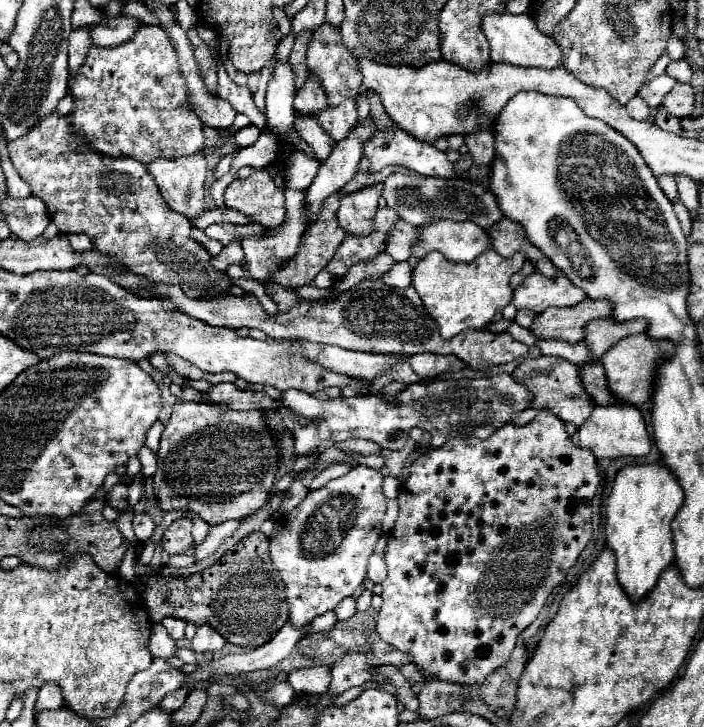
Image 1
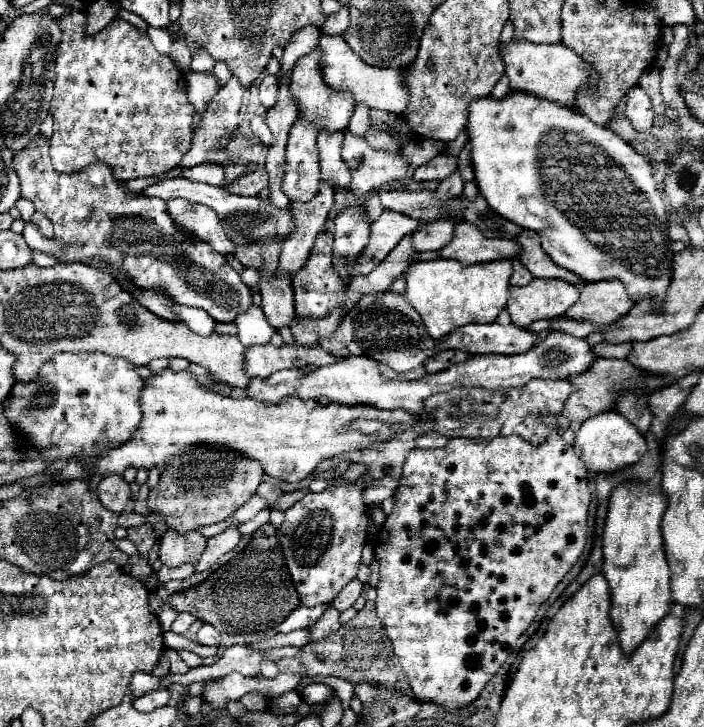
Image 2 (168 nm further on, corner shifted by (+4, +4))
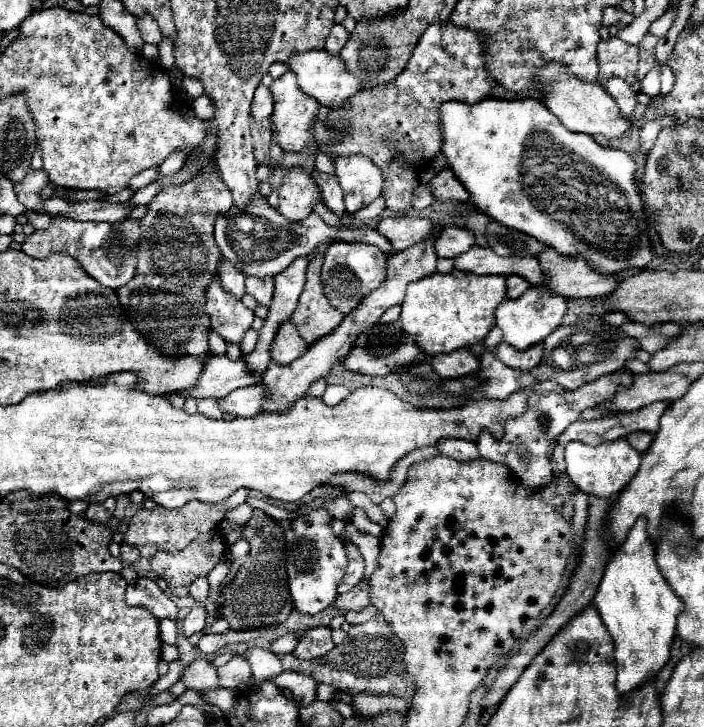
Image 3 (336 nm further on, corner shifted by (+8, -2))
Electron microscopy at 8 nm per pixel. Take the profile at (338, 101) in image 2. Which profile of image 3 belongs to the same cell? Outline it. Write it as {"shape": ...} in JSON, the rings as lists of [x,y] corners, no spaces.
{"shape":[[[287,71],[285,75],[281,75],[279,79],[275,79],[271,83],[271,93],[273,93],[273,99],[275,99],[271,125],[273,125],[273,131],[275,131],[277,145],[287,153],[305,151],[313,141],[313,121],[317,119],[319,103],[299,89],[297,77],[293,77],[291,71]]]}

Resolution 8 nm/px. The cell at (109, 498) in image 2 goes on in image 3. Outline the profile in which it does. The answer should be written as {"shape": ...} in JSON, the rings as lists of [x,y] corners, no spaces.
{"shape":[[[91,503],[85,511],[85,519],[93,521],[93,523],[107,523],[109,521],[109,513],[105,511],[105,507],[101,503]]]}

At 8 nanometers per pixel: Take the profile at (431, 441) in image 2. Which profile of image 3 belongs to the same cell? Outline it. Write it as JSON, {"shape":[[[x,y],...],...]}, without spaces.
{"shape":[[[443,439],[437,449],[445,455],[445,457],[451,457],[455,461],[475,461],[475,459],[481,459],[479,451],[477,451],[477,445],[471,443],[471,441],[461,441],[461,439]]]}

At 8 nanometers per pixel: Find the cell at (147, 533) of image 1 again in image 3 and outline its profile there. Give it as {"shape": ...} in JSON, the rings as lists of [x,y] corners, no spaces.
{"shape":[[[121,543],[121,561],[127,563],[127,565],[133,565],[135,561],[139,561],[139,549],[133,547],[133,545],[127,545],[127,543]]]}

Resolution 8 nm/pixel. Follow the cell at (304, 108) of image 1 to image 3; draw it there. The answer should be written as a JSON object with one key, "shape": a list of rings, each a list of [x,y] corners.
{"shape":[[[287,169],[283,177],[283,187],[279,189],[279,213],[291,223],[299,223],[313,211],[313,205],[317,201],[319,201],[319,189],[313,177],[303,169]]]}

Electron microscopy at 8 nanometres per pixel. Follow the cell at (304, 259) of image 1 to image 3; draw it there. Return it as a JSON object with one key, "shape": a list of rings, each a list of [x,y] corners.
{"shape":[[[323,251],[317,253],[307,267],[307,283],[299,297],[299,305],[291,317],[293,325],[297,327],[297,333],[305,339],[307,345],[335,331],[341,325],[341,319],[345,317],[337,309],[329,307],[329,301],[323,295],[319,279],[321,265],[323,265]]]}

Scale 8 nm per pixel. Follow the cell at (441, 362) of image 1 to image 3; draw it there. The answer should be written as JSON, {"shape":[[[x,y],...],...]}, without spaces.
{"shape":[[[457,349],[453,353],[433,357],[431,365],[441,379],[453,379],[479,371],[479,357],[475,357],[469,349]]]}

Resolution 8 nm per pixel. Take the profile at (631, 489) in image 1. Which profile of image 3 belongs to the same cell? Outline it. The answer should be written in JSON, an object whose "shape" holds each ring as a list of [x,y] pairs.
{"shape":[[[639,517],[625,537],[623,545],[609,557],[605,575],[593,599],[603,623],[615,641],[617,663],[617,691],[631,695],[647,681],[651,681],[669,661],[671,643],[675,639],[677,615],[683,611],[681,599],[671,591],[669,583],[659,573],[655,561],[655,547],[647,537],[647,519]]]}

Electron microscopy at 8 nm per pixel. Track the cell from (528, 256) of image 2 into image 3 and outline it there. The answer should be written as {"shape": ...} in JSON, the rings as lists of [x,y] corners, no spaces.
{"shape":[[[547,247],[541,255],[537,255],[549,283],[545,283],[553,293],[563,295],[565,299],[593,299],[603,297],[617,289],[621,277],[617,275],[601,275],[593,271],[583,259],[573,259],[559,255],[551,247]]]}

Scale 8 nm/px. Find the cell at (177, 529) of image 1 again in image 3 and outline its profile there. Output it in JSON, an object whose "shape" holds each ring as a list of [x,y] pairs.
{"shape":[[[211,531],[211,533],[205,533],[205,535],[197,537],[193,543],[189,543],[189,547],[185,547],[179,553],[157,553],[151,559],[151,569],[167,581],[167,587],[175,597],[187,597],[189,595],[189,585],[197,577],[207,577],[209,571],[215,565],[223,563],[223,557],[225,557],[225,539],[223,539],[221,533]]]}

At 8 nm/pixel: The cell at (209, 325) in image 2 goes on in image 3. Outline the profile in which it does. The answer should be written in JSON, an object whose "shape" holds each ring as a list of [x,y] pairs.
{"shape":[[[215,331],[209,333],[209,347],[211,347],[211,353],[213,355],[225,355],[225,351],[227,351],[225,341]]]}

